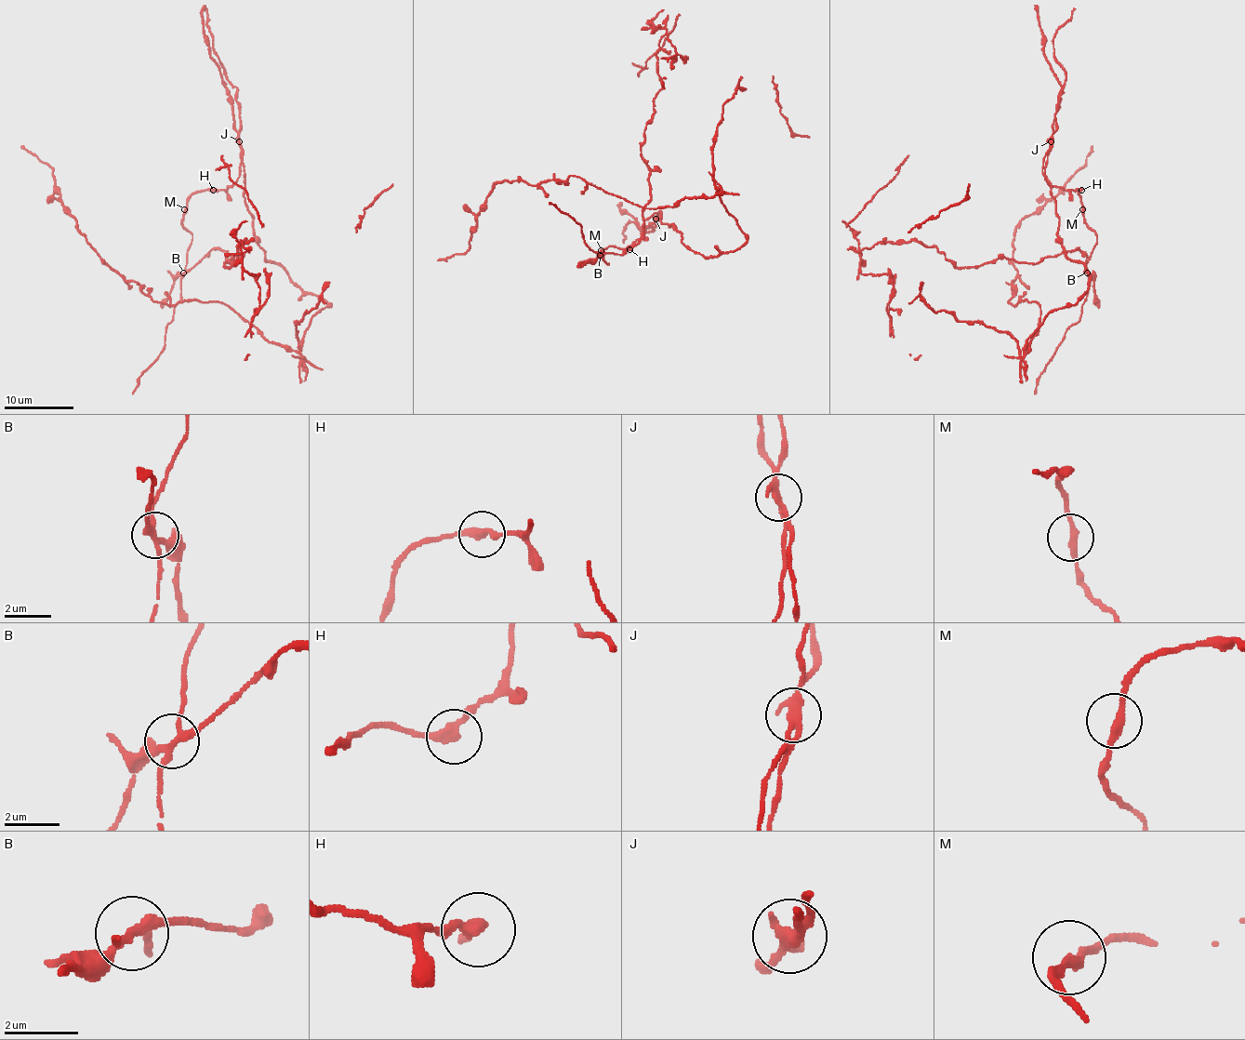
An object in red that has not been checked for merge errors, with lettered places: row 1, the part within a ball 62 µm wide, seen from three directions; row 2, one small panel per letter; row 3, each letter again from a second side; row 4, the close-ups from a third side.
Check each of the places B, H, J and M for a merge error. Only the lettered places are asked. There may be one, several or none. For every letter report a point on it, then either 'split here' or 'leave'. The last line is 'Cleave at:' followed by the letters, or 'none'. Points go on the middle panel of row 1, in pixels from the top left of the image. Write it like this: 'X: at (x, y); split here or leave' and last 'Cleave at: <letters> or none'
B: at (600, 255); split here
H: at (629, 249); leave
J: at (655, 219); split here
M: at (601, 250); leave
Cleave at: B, J

